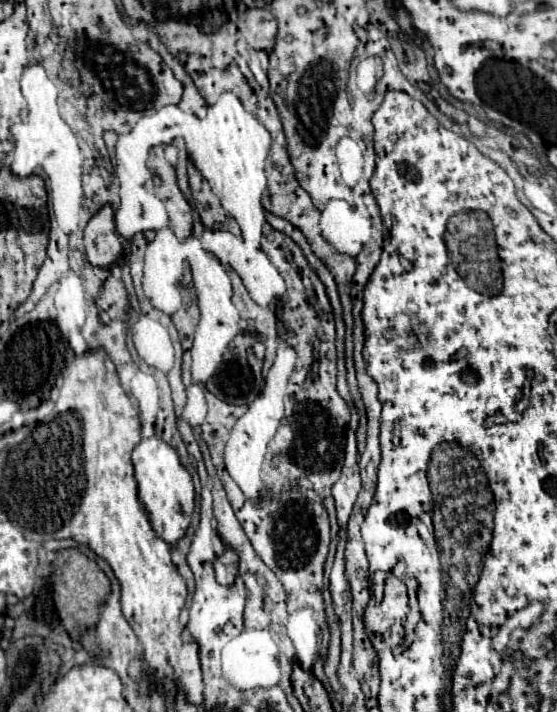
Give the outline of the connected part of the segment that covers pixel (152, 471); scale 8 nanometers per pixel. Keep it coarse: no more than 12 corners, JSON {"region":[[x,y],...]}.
{"region":[[159,434],[135,446],[139,498],[167,544],[185,534],[195,488]]}

